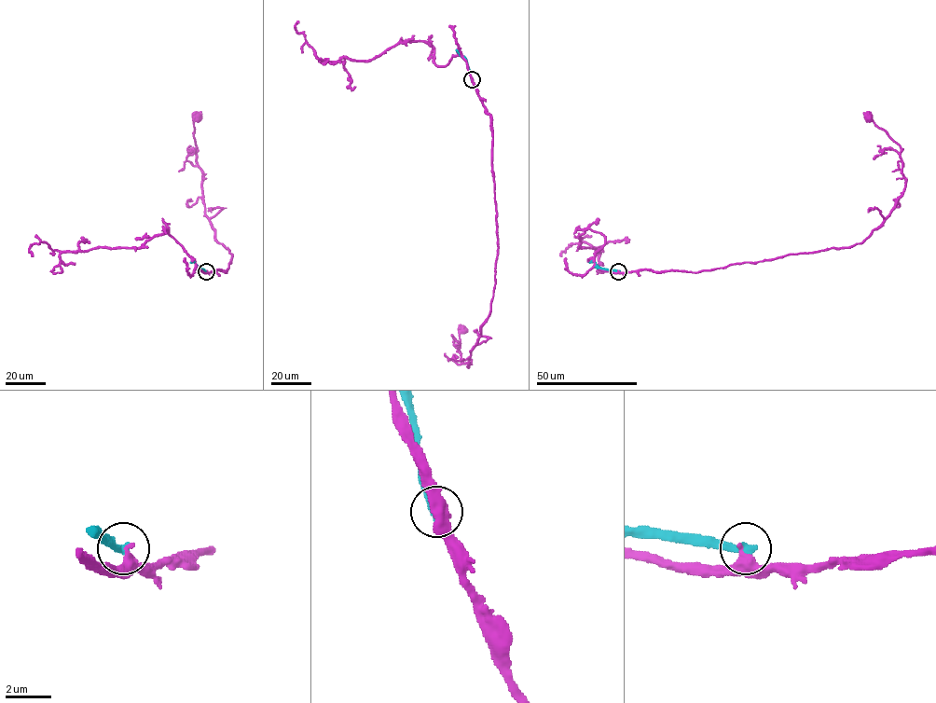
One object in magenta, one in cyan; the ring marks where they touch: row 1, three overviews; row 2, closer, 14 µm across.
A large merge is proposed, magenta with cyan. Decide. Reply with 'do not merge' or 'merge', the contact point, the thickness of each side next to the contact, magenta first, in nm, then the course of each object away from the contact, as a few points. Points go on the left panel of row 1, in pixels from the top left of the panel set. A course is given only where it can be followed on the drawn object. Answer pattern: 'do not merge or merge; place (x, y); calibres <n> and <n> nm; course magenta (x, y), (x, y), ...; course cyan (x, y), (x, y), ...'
do not merge; place (206, 271); calibres 320 and 380 nm; course magenta (206, 271), (227, 272), (232, 255), (215, 239), (205, 214), (202, 173), (194, 137), (197, 115); course cyan (206, 271), (190, 262)

